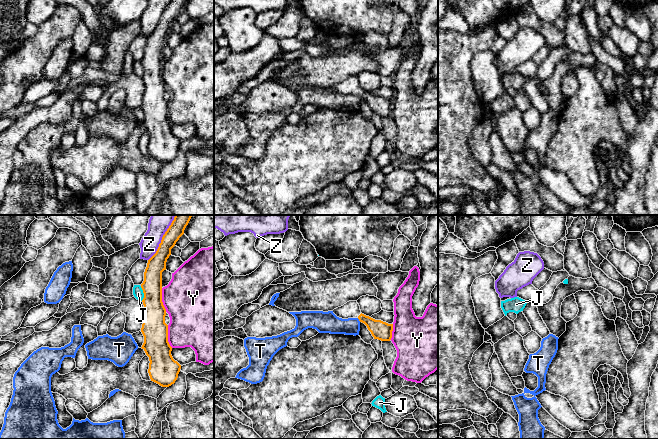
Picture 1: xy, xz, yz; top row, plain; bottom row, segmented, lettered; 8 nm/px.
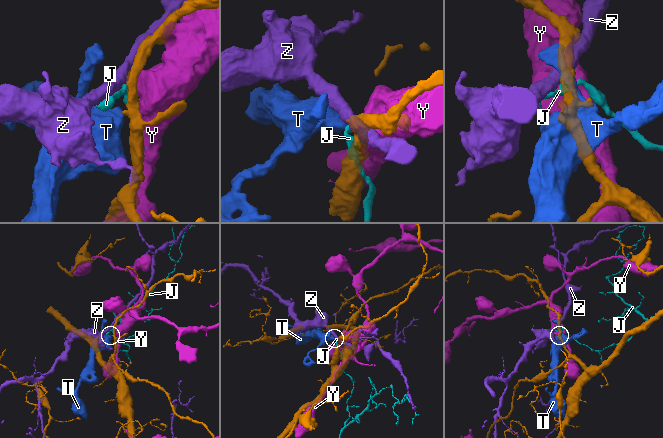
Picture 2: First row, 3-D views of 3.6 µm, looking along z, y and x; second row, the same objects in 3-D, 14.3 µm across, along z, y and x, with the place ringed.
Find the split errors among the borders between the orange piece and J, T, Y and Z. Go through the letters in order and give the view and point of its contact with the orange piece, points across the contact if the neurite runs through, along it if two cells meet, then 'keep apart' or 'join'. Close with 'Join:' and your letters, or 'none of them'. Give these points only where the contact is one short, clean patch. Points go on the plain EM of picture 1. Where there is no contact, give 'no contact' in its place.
J: meets orange in xy at (143, 68); keep apart
T: meets orange in xz at (359, 96); border along xz (357, 94), (360, 97); keep apart
Y: meets orange in xy at (161, 76); keep apart
Z: meets orange in xy at (161, 18); keep apart
Join: none of them

